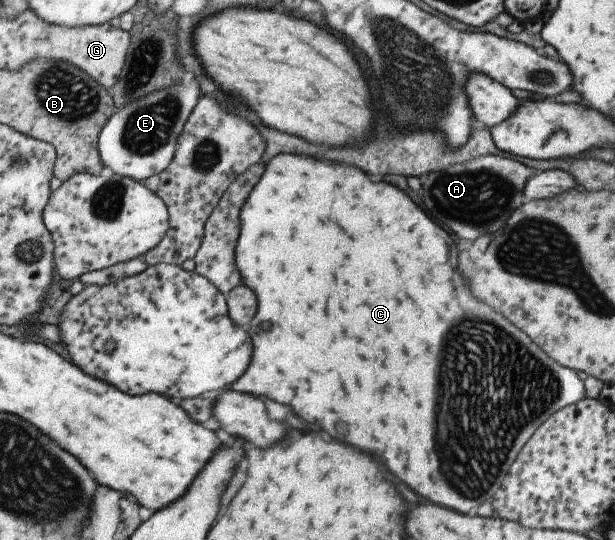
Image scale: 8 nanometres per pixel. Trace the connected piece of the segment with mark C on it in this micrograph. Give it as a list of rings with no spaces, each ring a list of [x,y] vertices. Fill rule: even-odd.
[[[281,153],[275,155],[271,160],[266,162],[263,172],[259,177],[259,182],[251,189],[249,196],[242,204],[239,213],[239,232],[234,248],[234,261],[237,270],[240,272],[242,278],[241,284],[247,284],[247,288],[255,294],[257,298],[257,314],[253,316],[253,320],[249,322],[249,330],[246,328],[246,332],[249,332],[249,338],[253,342],[253,356],[249,360],[249,368],[245,367],[244,373],[234,380],[229,388],[234,391],[247,393],[248,395],[255,394],[255,396],[267,396],[275,402],[281,402],[285,406],[291,406],[293,412],[307,424],[317,424],[321,430],[325,430],[331,438],[335,440],[341,440],[341,442],[347,442],[359,450],[365,450],[365,452],[373,452],[387,468],[393,476],[397,476],[399,480],[403,480],[411,490],[415,490],[419,496],[423,496],[425,500],[433,502],[433,504],[441,504],[441,506],[447,506],[451,510],[457,510],[460,513],[469,513],[470,510],[475,510],[483,502],[490,502],[493,493],[499,488],[503,478],[506,478],[509,465],[515,460],[517,452],[521,450],[521,446],[529,440],[529,436],[535,432],[535,429],[543,422],[547,420],[553,412],[557,412],[560,408],[575,404],[579,400],[585,398],[585,390],[583,388],[583,381],[577,376],[577,372],[574,370],[565,368],[560,364],[557,364],[554,360],[551,360],[538,346],[535,346],[527,335],[521,330],[517,330],[513,324],[509,324],[505,317],[494,311],[494,308],[489,308],[488,304],[481,304],[477,302],[469,288],[467,288],[467,282],[463,280],[461,272],[457,270],[457,248],[453,244],[453,240],[449,238],[447,232],[443,232],[437,224],[433,224],[425,214],[423,210],[419,210],[399,188],[387,184],[387,182],[371,182],[361,170],[357,168],[351,168],[351,166],[341,166],[341,164],[323,164],[319,160],[313,160],[313,158],[299,158],[299,156],[293,156],[289,153]]]

